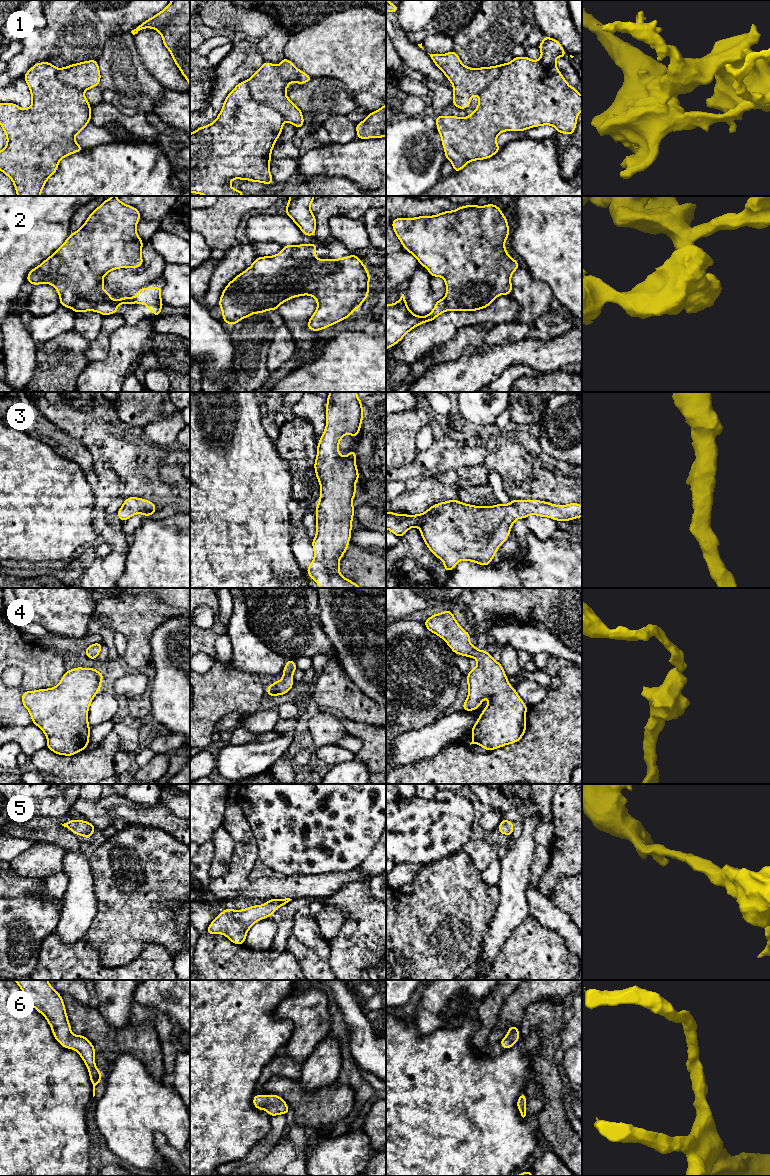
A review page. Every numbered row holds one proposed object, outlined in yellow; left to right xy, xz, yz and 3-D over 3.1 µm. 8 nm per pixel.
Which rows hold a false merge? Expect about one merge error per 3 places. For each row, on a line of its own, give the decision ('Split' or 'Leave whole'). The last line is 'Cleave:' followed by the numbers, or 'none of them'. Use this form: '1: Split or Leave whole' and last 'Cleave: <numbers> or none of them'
1: Split
2: Leave whole
3: Leave whole
4: Leave whole
5: Leave whole
6: Leave whole
Cleave: 1

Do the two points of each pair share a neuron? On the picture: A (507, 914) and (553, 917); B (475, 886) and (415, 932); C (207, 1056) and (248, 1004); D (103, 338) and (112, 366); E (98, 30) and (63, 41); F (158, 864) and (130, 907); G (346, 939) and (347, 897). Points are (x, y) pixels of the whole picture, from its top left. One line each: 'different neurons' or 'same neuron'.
A: different neurons
B: same neuron
C: same neuron
D: different neurons
E: same neuron
F: same neuron
G: same neuron

